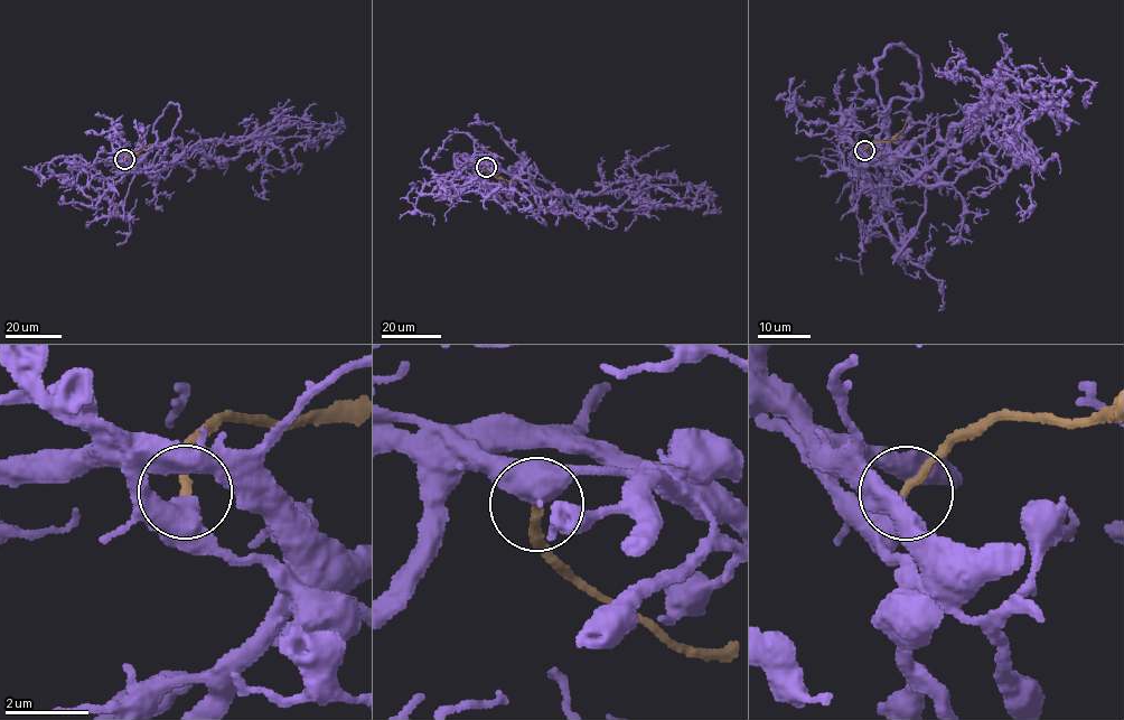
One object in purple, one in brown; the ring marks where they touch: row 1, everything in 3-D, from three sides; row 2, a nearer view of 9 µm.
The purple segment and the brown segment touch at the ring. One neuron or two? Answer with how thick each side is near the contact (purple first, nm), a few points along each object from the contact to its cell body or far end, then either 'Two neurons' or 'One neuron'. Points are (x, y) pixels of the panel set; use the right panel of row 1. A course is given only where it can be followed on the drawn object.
Thickness 550 nm (purple) against 200 nm. Course of purple: (864, 150), (911, 181), (953, 128), (989, 112), (998, 75), (1023, 87), (1084, 80), (1086, 108). Course of brown: (864, 150), (876, 141), (892, 140), (908, 121). One neuron

